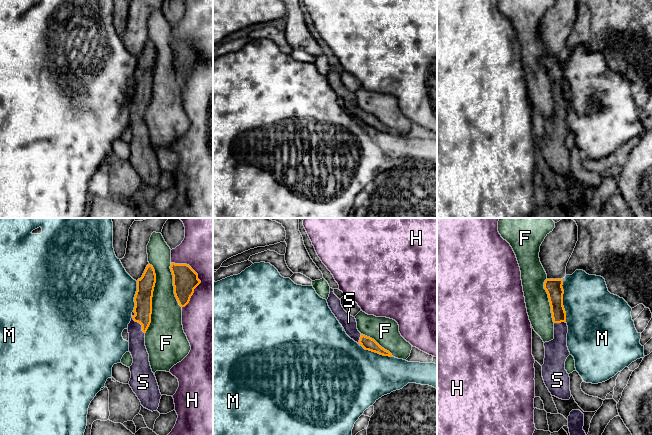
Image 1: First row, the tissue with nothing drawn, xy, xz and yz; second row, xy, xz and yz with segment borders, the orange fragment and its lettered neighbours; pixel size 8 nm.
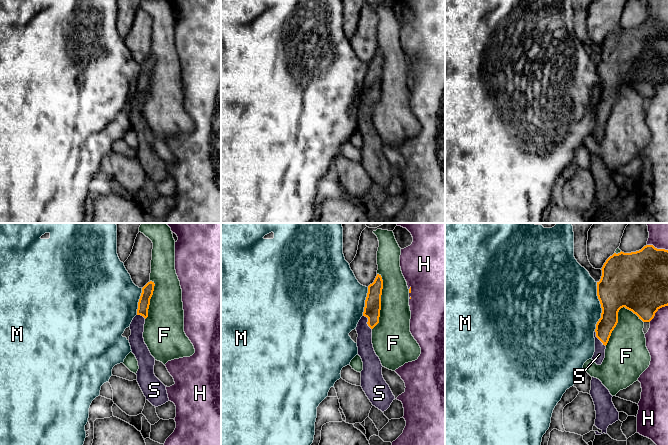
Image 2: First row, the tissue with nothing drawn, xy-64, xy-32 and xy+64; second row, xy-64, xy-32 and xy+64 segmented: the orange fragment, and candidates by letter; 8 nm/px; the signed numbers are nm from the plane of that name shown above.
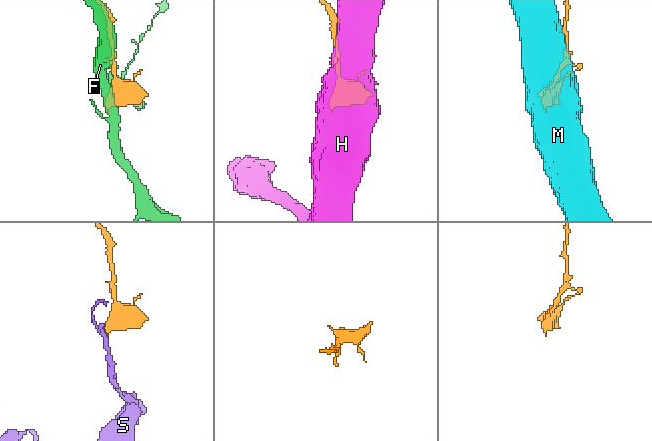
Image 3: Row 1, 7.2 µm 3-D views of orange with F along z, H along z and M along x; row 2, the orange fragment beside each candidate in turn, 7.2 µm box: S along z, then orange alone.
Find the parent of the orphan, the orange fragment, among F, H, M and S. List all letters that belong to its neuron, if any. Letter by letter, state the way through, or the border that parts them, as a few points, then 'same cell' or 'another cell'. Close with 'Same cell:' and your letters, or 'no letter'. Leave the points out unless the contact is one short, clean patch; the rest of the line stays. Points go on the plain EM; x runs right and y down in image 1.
F: another cell
H: another cell
M: another cell
S: same cell
Same cell: S

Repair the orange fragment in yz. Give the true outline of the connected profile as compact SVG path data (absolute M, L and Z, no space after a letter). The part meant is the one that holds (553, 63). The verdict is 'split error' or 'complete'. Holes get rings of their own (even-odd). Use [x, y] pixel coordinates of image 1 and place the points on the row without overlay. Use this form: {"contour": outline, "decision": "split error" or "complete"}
{"contour": "M546 55L546 66L554 98L554 115L545 118L545 134L542 141L542 153L552 172L562 176L571 173L570 153L565 146L565 137L570 131L567 123L568 102L563 82L563 55Z", "decision": "split error"}

